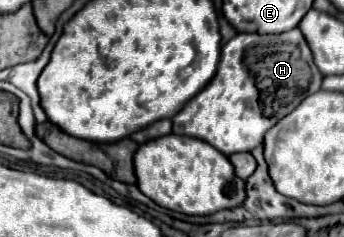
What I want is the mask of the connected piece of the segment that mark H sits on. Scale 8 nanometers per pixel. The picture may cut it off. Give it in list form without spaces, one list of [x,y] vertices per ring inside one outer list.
[[[293,28],[283,34],[235,34],[221,50],[221,62],[217,74],[195,98],[191,98],[185,108],[173,116],[173,134],[185,134],[209,142],[223,154],[251,152],[263,142],[263,136],[273,128],[281,118],[293,112],[307,96],[315,94],[321,88],[321,72],[317,70],[311,50],[305,36],[299,28]]]

